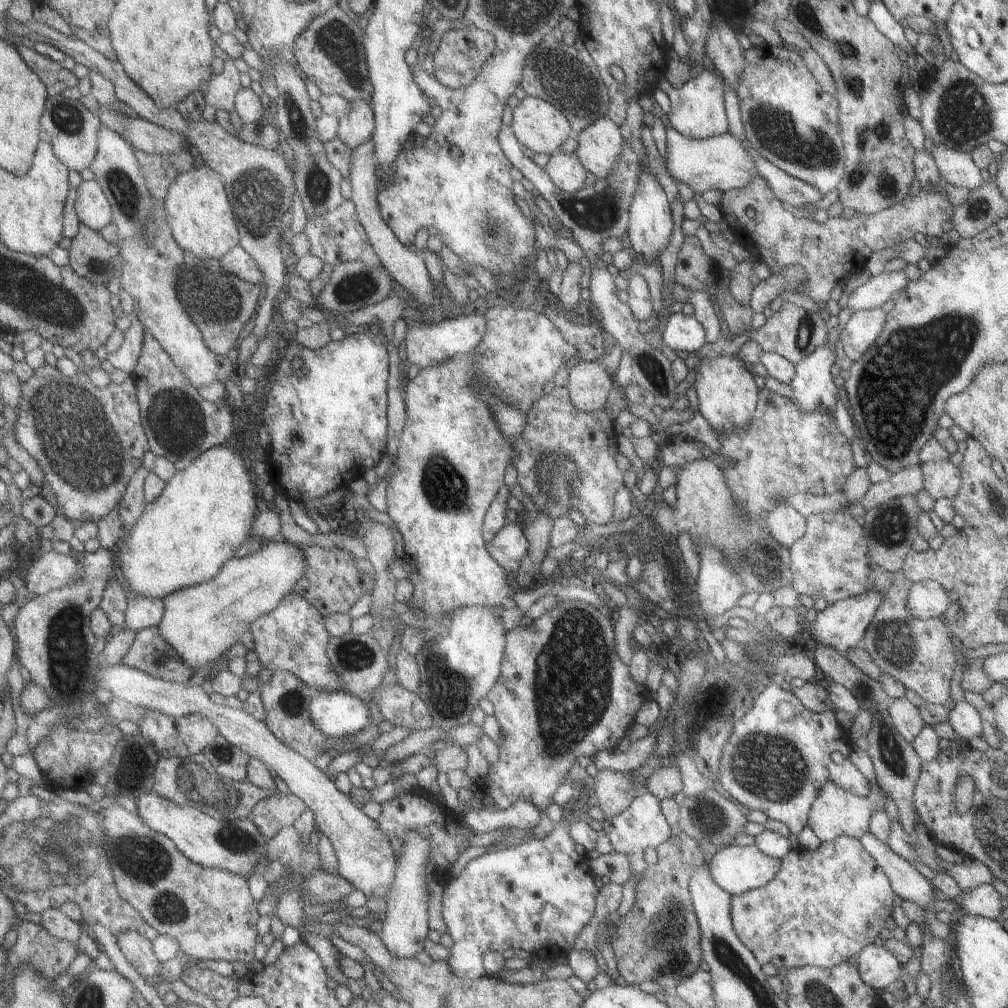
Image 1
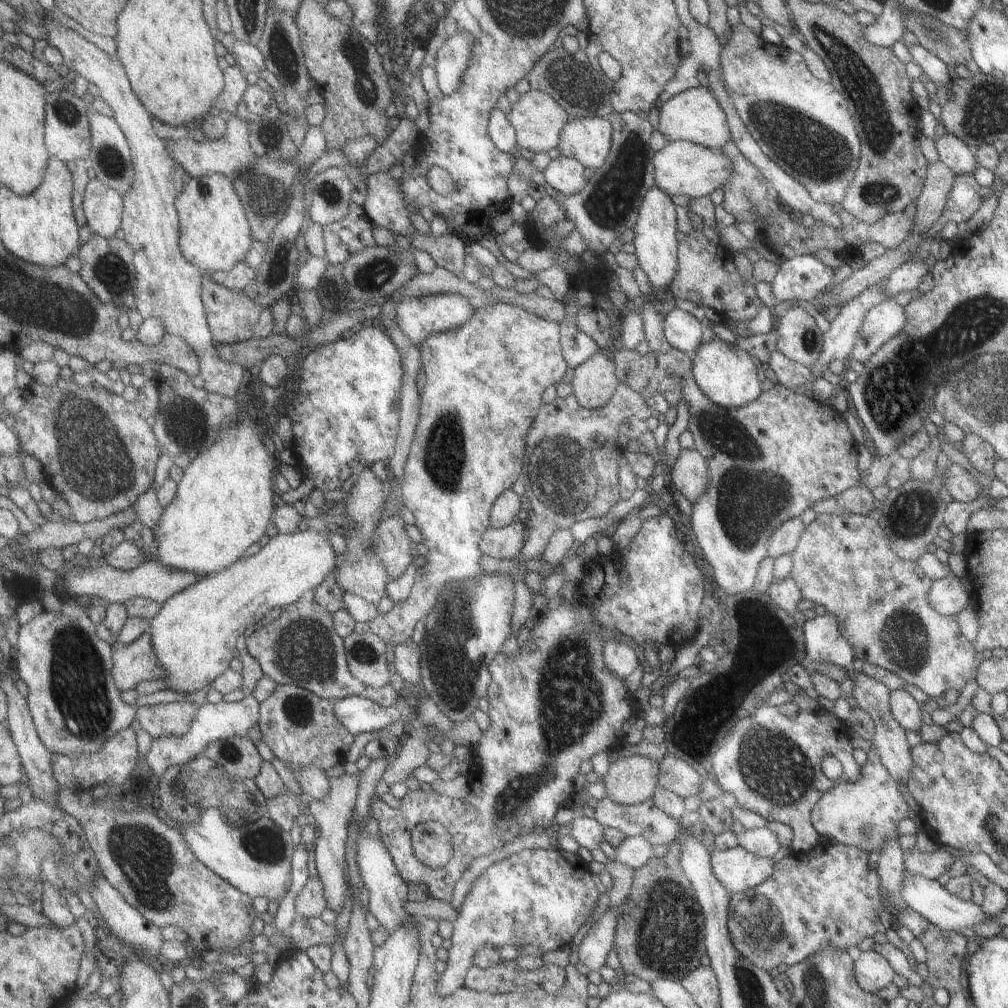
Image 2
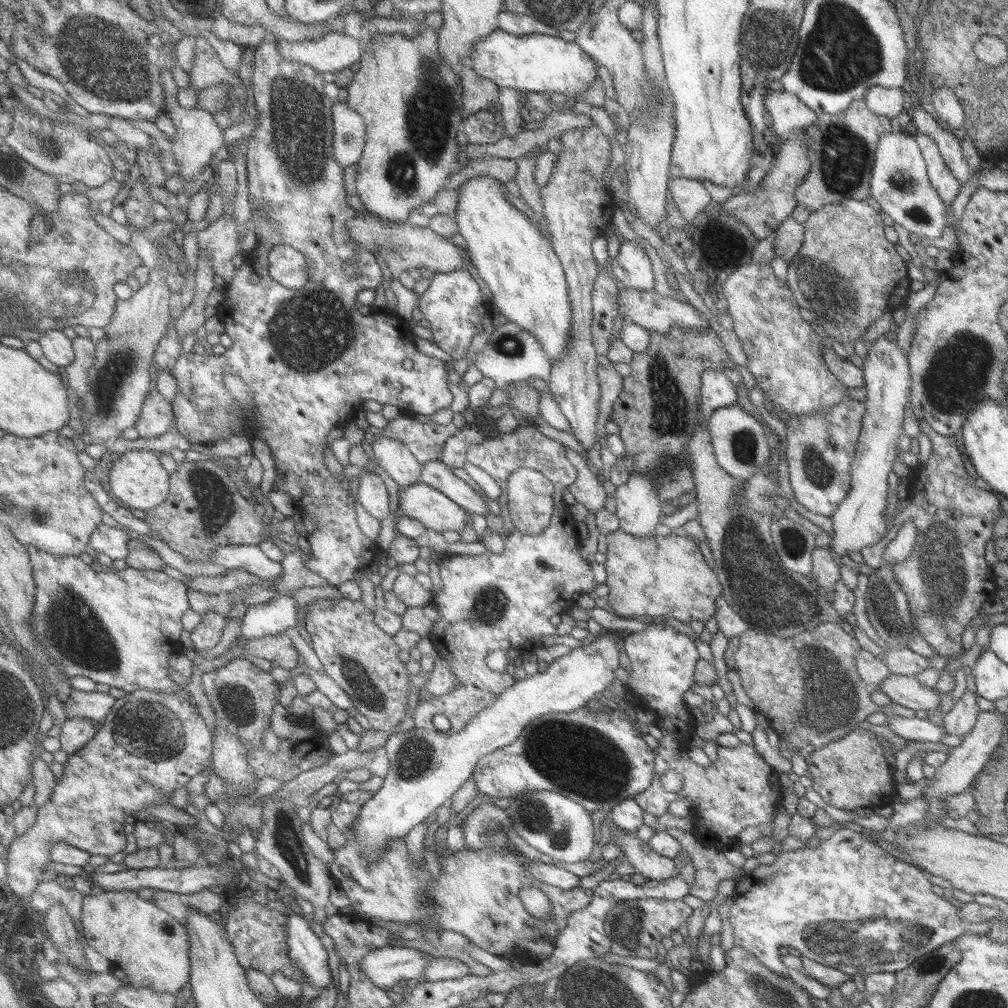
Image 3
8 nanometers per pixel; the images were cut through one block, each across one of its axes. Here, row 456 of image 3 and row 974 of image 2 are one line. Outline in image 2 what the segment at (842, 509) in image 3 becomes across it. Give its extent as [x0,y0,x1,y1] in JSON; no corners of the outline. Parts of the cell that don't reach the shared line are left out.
[852,950,895,995]

